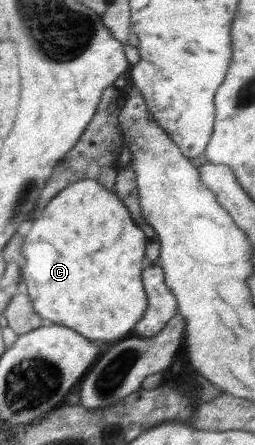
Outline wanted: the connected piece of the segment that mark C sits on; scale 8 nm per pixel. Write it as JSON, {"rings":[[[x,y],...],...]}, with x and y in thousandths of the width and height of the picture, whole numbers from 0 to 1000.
{"rings":[[[325,400],[275,411],[251,427],[239,427],[239,434],[227,434],[192,452],[192,461],[176,470],[161,472],[161,483],[125,497],[110,510],[110,519],[114,524],[98,528],[98,542],[86,546],[86,571],[98,580],[98,596],[82,600],[82,618],[98,640],[106,640],[110,663],[122,670],[137,699],[176,717],[180,726],[275,735],[302,744],[306,751],[329,753],[341,762],[369,769],[459,771],[478,762],[529,753],[525,735],[580,688],[565,638],[553,636],[553,607],[569,602],[561,587],[569,578],[573,528],[549,510],[533,508],[506,472],[451,429],[424,427],[384,407],[349,400]]]}

